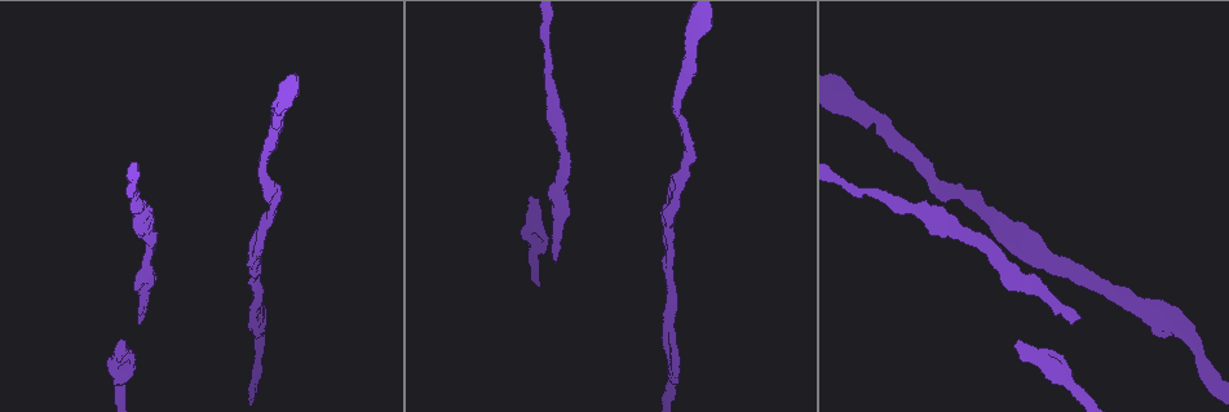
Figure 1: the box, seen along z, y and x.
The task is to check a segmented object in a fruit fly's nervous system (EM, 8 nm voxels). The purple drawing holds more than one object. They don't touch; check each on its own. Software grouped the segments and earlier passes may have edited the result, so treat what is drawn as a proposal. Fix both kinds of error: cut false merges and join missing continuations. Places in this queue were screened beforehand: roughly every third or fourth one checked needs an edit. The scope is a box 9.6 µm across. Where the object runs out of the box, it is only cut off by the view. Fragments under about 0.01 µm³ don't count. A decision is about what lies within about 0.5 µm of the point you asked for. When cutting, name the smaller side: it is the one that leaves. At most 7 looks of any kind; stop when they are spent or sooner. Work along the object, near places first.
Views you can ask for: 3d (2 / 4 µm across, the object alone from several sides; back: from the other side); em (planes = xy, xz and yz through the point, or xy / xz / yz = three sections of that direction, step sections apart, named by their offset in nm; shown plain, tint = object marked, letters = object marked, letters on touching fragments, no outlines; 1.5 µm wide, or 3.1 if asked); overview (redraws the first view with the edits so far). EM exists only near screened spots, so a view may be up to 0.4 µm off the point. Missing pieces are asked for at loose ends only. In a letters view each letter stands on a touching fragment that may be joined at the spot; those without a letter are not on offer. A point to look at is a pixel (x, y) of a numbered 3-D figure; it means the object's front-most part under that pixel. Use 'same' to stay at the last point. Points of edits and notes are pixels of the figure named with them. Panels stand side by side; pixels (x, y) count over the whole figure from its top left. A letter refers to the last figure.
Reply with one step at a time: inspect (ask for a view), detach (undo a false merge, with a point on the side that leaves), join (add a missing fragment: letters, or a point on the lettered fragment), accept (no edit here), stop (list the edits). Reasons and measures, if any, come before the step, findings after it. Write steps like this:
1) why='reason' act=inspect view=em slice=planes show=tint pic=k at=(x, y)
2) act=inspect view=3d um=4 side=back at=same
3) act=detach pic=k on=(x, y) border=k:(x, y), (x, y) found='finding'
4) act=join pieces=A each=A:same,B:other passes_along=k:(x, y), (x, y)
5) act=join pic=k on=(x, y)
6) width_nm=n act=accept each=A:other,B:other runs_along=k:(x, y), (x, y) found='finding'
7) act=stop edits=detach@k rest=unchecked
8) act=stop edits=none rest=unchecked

why='arms part here' act=inspect view=3d um=4 pic=1 at=(671, 321)

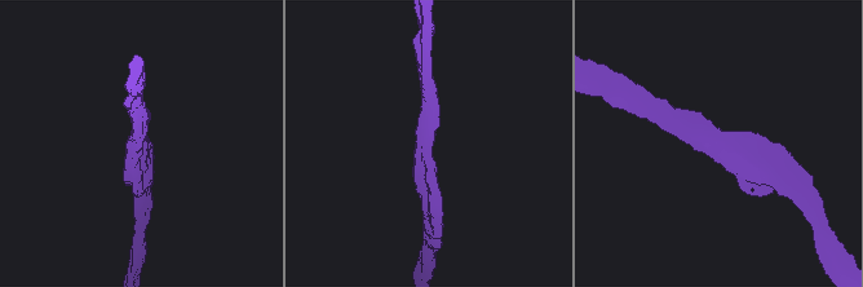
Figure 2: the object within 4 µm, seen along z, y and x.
act=inspect view=em slice=planes show=letters pic=2 at=(725, 149)

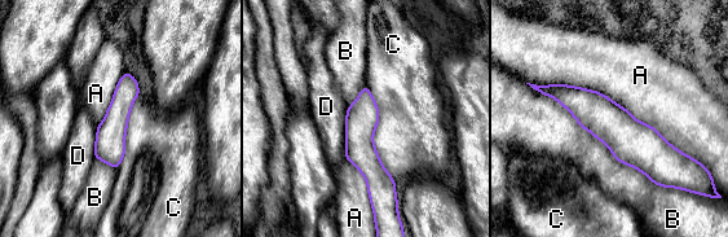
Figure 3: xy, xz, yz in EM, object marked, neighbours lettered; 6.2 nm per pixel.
width_nm=180 act=accept each=A:other,B:other,C:other,D:other border=3:(532, 83), (596, 90), (693, 158) found='one neuron here'

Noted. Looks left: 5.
why='branch stops here' act=inspect view=em slice=xz step=4 show=letters pic=1 at=(1011, 251)

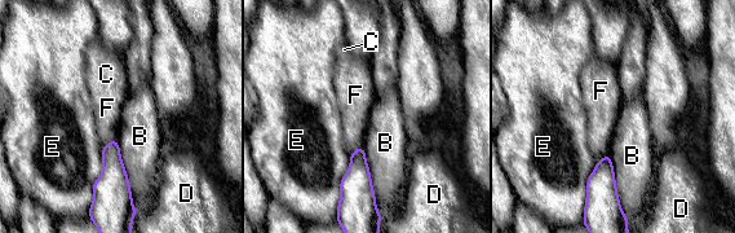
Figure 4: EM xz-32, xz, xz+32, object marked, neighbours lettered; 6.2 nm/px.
why='another direction' act=inspect view=em slice=xy step=4 show=letters at=same

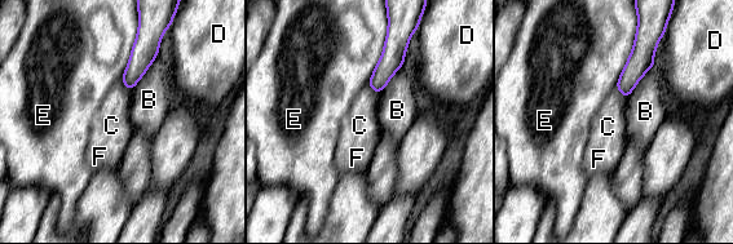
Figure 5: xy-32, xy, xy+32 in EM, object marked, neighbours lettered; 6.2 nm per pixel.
longest_contact=E:320nm act=accept each=B:other,C:other,D:other,E:other,F:other found='no lettered fragment goes on from it'

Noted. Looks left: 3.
why='free end' act=inspect view=3d um=4 pic=1 at=(539, 201)

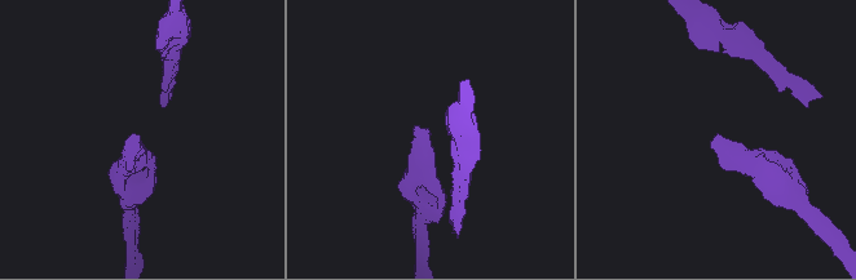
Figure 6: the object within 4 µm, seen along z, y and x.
act=inspect view=em slice=planes show=plain pic=6 at=(717, 134)

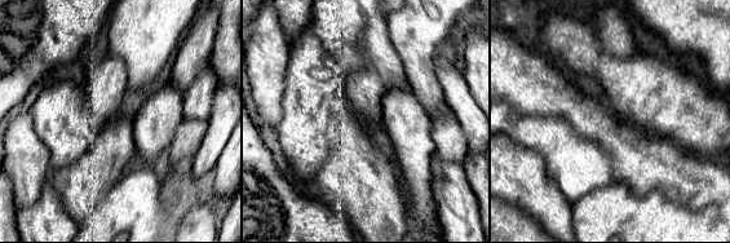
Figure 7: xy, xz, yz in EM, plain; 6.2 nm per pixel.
act=inspect view=em slice=planes show=letters at=same

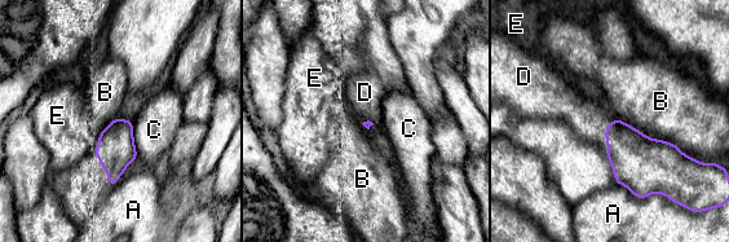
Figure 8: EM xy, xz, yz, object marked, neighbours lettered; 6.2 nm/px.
act=join pieces=D each=A:other,B:other,C:other,D:same,E:other found='the neuron continues'

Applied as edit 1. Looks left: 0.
act=stop edits=join@8 rest=unchecked

